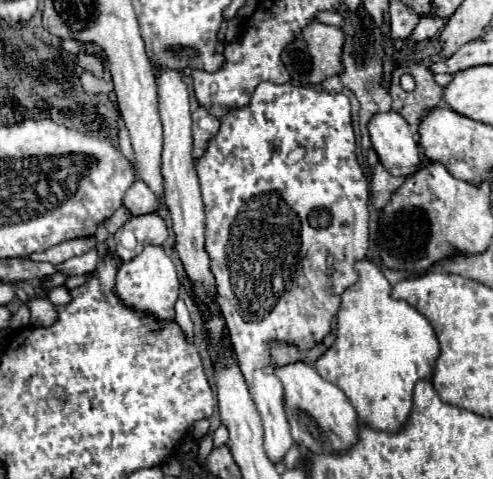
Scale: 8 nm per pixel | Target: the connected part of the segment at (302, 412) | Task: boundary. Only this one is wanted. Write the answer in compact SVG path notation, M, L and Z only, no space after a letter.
M291 362L275 368L275 376L283 384L283 404L293 440L311 452L337 452L347 450L357 440L357 412L343 394L343 390L321 378L311 364Z

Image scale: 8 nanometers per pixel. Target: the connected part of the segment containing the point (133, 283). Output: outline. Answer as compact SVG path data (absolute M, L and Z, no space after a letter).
M149 244L131 262L121 264L119 274L117 274L117 282L115 282L115 292L125 304L129 304L137 310L147 310L153 316L159 316L159 320L173 320L175 318L173 306L179 298L177 268L171 262L171 258L165 254L163 246Z

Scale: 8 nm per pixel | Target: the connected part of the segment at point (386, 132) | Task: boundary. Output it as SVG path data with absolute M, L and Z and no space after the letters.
M385 112L371 116L367 124L373 150L379 162L393 176L409 176L419 170L419 146L407 120L399 112Z

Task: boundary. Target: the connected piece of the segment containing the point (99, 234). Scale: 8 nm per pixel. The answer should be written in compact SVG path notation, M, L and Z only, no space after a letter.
M121 206L105 224L101 224L99 228L97 228L97 232L95 232L95 238L99 240L99 242L103 242L105 238L109 238L109 236L113 236L131 216L135 216L135 214L131 214L125 206Z

